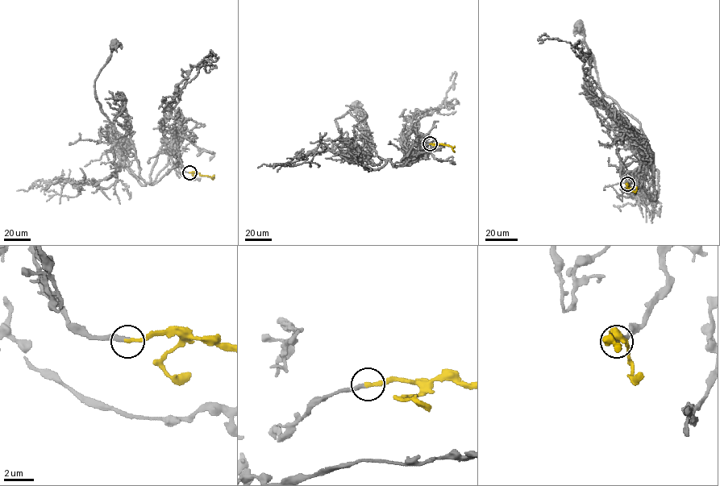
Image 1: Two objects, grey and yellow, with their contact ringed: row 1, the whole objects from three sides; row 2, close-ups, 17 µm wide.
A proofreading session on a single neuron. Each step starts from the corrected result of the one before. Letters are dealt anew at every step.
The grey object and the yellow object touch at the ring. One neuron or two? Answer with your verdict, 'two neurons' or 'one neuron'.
one neuron

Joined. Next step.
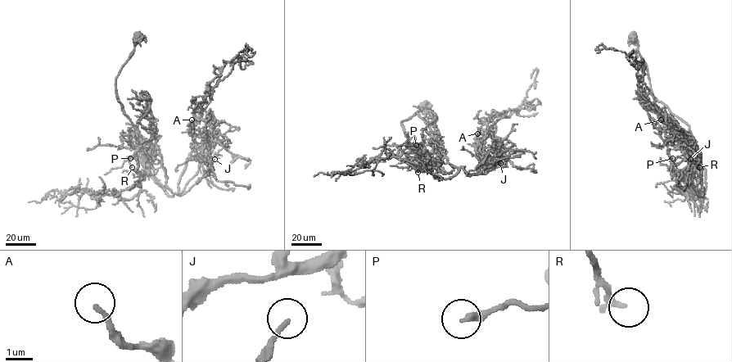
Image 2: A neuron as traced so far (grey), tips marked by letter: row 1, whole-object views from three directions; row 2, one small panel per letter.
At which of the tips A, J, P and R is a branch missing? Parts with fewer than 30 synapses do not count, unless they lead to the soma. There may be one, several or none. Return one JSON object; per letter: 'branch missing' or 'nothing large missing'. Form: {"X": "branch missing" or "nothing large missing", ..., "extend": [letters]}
{"A": "nothing large missing", "J": "nothing large missing", "P": "nothing large missing", "R": "nothing large missing", "extend": []}

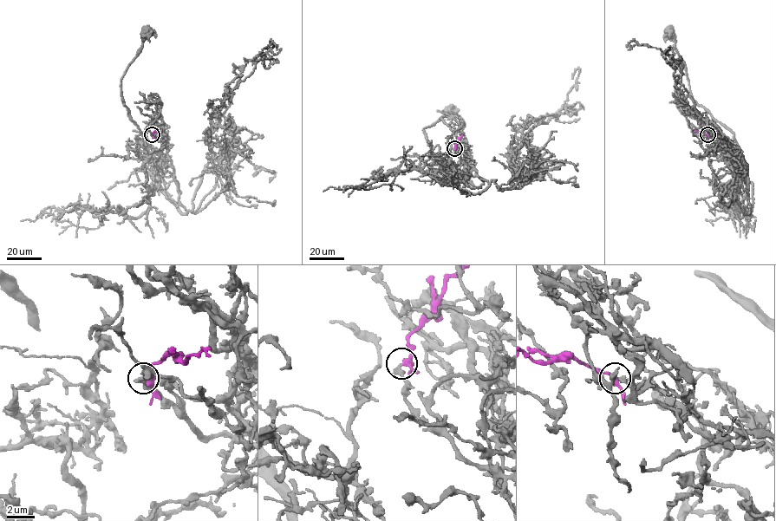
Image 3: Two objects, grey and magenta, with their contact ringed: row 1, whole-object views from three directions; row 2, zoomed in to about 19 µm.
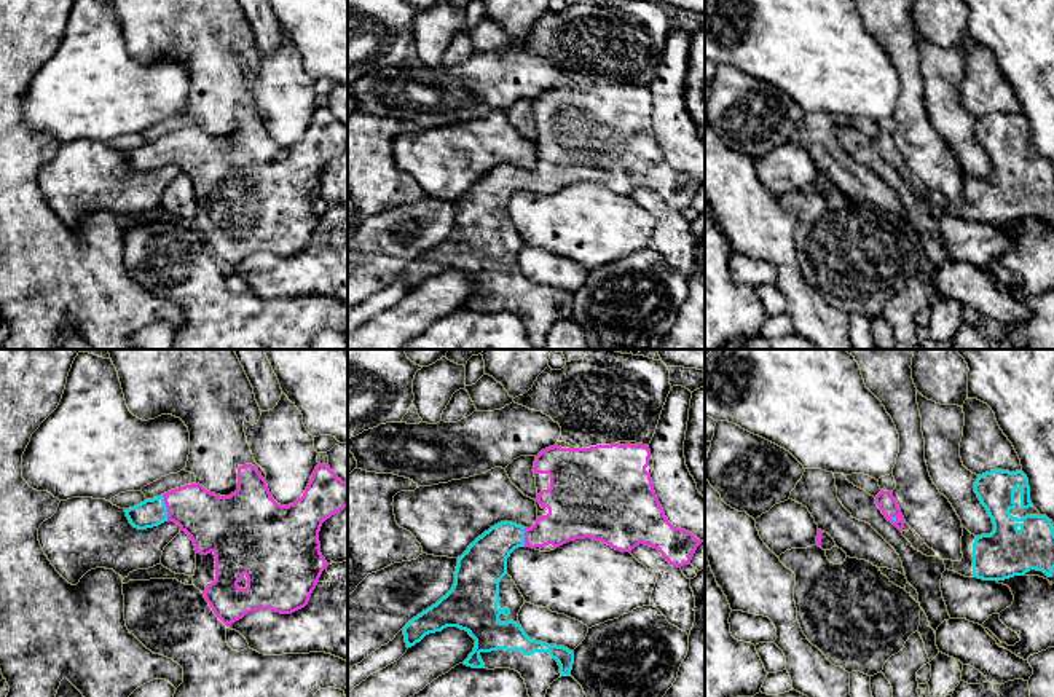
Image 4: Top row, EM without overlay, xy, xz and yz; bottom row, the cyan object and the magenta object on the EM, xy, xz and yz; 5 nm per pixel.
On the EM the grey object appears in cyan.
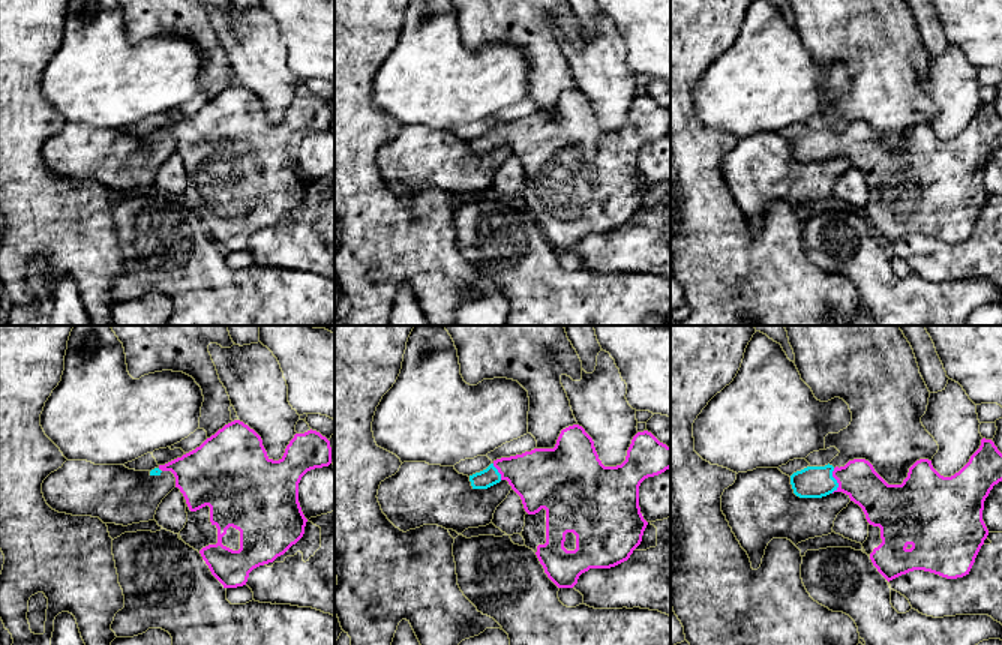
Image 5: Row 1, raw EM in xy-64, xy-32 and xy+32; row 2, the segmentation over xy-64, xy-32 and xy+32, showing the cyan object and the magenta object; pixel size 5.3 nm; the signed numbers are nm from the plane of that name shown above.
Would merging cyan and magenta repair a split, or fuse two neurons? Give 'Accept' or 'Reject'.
Accept

